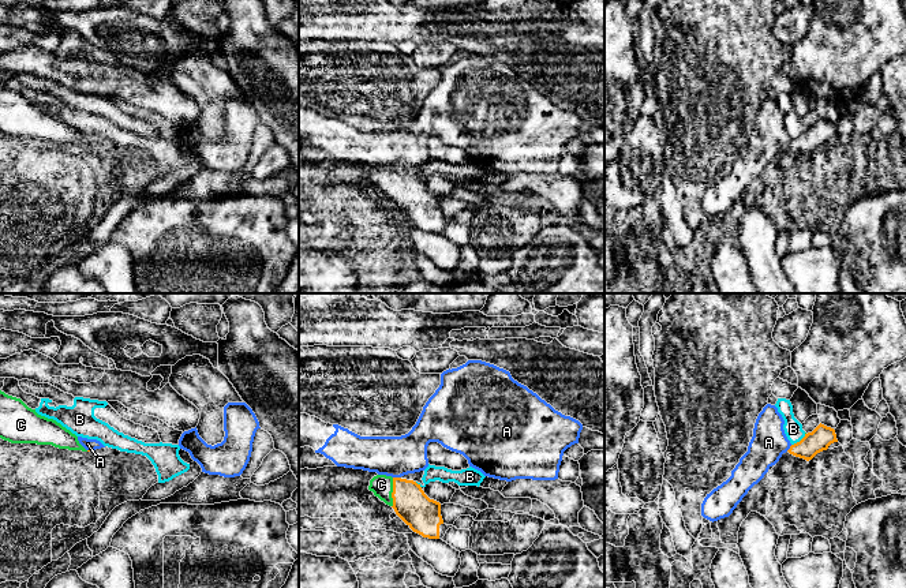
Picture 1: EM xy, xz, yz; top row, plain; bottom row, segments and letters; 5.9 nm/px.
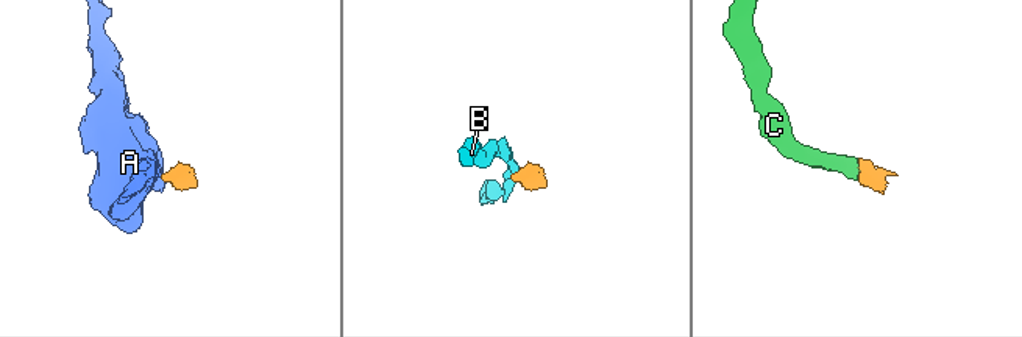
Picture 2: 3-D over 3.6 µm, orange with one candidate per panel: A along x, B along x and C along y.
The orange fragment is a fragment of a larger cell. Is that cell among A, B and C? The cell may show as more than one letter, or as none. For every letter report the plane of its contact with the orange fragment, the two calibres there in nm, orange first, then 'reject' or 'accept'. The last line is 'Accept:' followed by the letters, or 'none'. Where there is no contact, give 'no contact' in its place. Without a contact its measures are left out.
A: contact in xz; calibres 200 and 240 nm; reject
B: contact in yz; calibres 140 and 110 nm; reject
C: contact in xz; calibres 200 and 130 nm; accept
Accept: C

